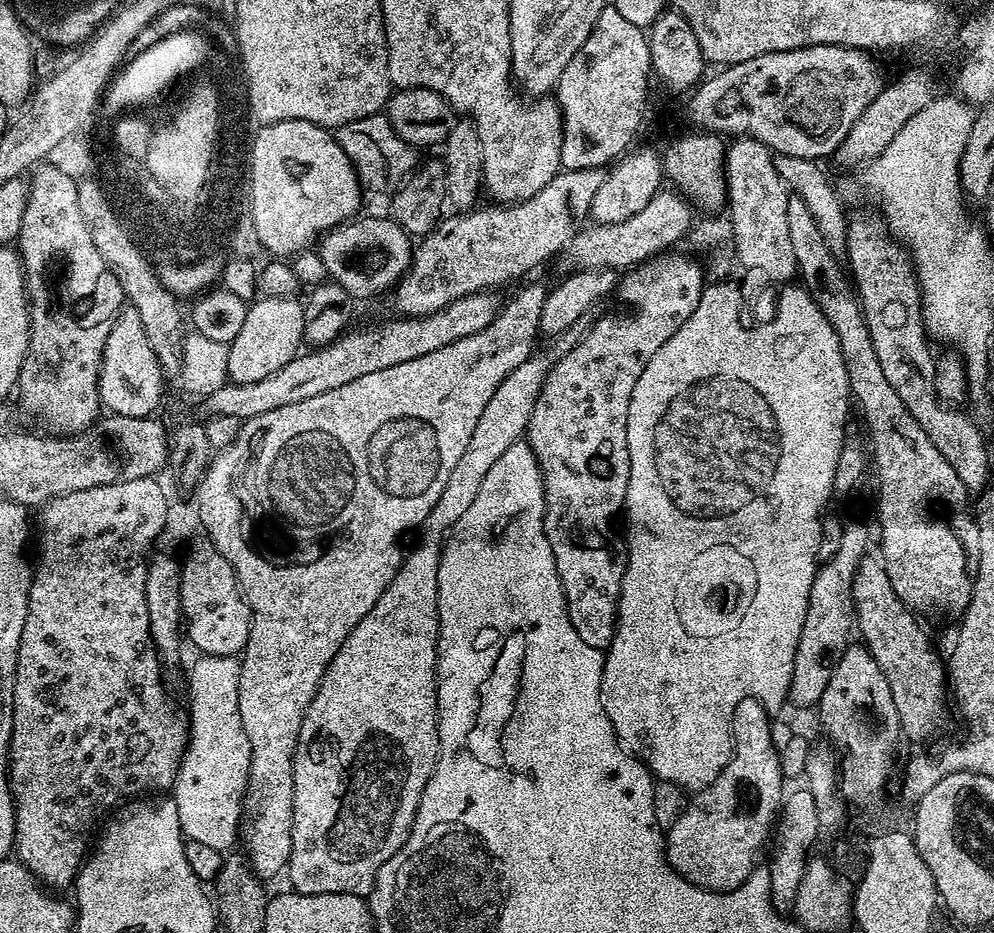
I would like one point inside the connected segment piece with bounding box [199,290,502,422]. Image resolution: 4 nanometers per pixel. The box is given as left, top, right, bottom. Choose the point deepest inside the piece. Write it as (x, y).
(327, 367)

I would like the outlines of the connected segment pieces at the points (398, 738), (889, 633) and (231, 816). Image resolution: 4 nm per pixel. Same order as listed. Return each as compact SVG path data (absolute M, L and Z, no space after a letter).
M592 312L582 314L574 326L551 341L549 352L533 351L522 366L514 366L514 370L502 378L498 390L494 390L490 402L486 402L486 410L482 410L474 434L470 434L470 446L466 446L462 458L458 458L454 466L446 490L442 490L438 502L418 529L420 544L414 545L409 552L407 549L400 569L394 574L390 586L386 586L382 598L378 598L378 602L370 606L370 614L350 630L338 654L334 654L334 662L330 662L326 674L322 674L322 682L306 710L306 718L302 718L302 730L292 759L292 849L286 877L296 892L367 897L382 866L408 841L422 792L432 777L440 749L436 721L436 647L440 637L438 566L444 553L444 541L458 518L466 514L466 506L474 503L490 466L494 466L494 462L498 462L498 458L502 458L502 454L527 433L530 414L534 414L534 402L538 402L548 371L561 356L578 346L591 330L593 321Z
M875 555L860 559L858 570L852 576L852 601L856 607L859 639L882 668L890 686L901 735L914 742L928 739L937 730L944 716L944 707L950 704L945 661L942 656L940 660L927 634L920 629L917 613L894 592L883 561Z
M204 653L194 658L188 668L188 747L180 759L174 799L185 837L201 849L224 854L238 840L252 757L238 712L240 662L237 657Z

